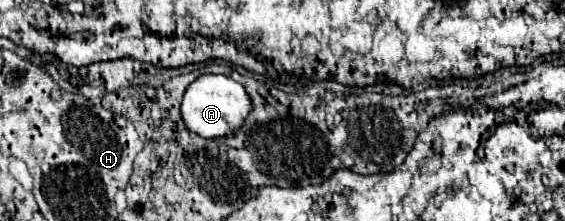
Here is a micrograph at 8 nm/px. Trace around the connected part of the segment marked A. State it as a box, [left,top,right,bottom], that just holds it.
[182,74,252,138]

